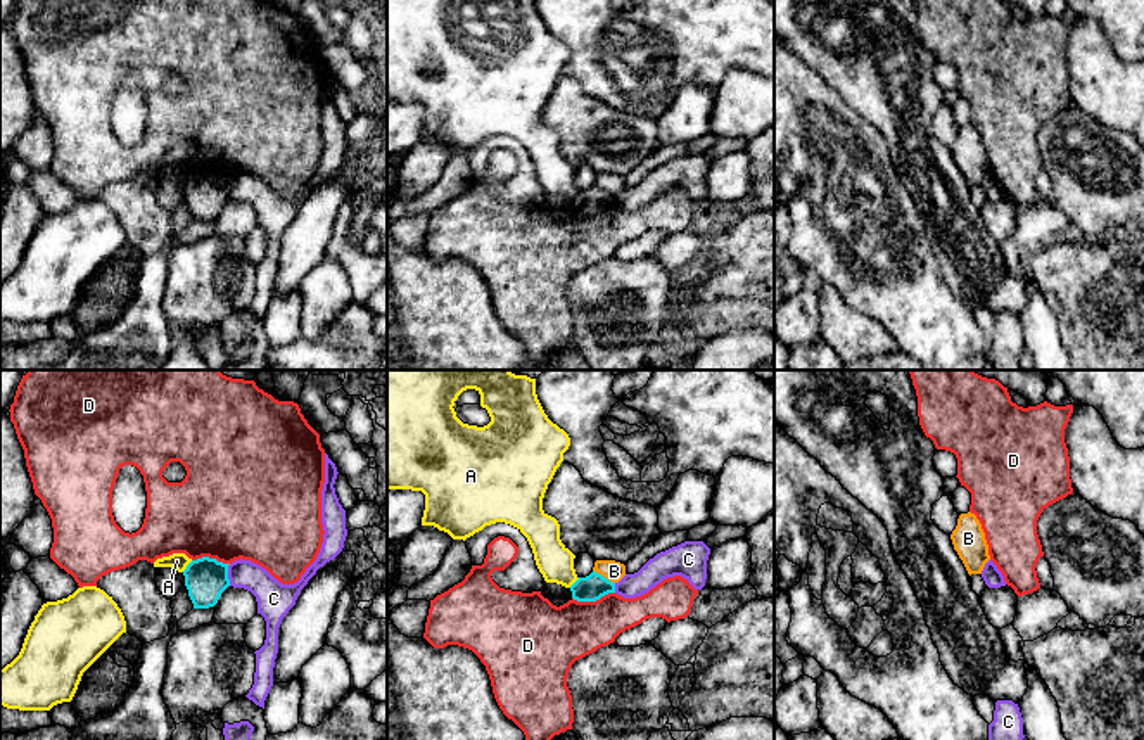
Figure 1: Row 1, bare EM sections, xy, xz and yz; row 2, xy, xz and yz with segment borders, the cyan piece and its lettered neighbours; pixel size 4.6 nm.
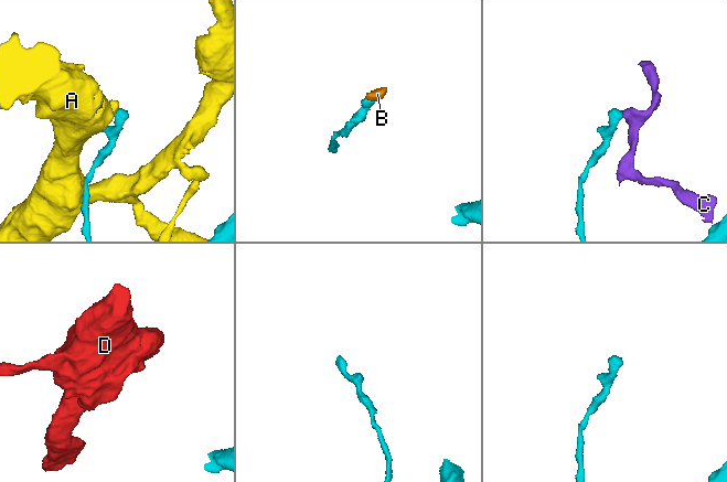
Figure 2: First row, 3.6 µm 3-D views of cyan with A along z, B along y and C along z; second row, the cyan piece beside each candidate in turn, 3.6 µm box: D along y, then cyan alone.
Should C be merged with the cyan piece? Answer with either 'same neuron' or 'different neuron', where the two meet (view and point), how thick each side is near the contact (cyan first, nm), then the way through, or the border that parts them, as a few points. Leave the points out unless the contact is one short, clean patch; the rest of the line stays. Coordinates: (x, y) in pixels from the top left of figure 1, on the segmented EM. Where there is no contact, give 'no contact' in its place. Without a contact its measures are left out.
different neuron | xy (227, 576) | 190/160 nm | along xy (227, 566), (230, 585)

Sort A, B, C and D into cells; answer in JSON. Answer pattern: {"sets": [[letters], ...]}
{"sets": [["A"], ["B"], ["C"], ["D"]]}

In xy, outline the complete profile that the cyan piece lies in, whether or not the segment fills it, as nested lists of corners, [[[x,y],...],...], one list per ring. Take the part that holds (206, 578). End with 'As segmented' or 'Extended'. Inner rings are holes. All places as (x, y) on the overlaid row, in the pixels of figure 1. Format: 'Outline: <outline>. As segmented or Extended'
Outline: [[[209,557],[192,560],[183,576],[194,609],[214,607],[230,586],[228,564]]]. As segmented

